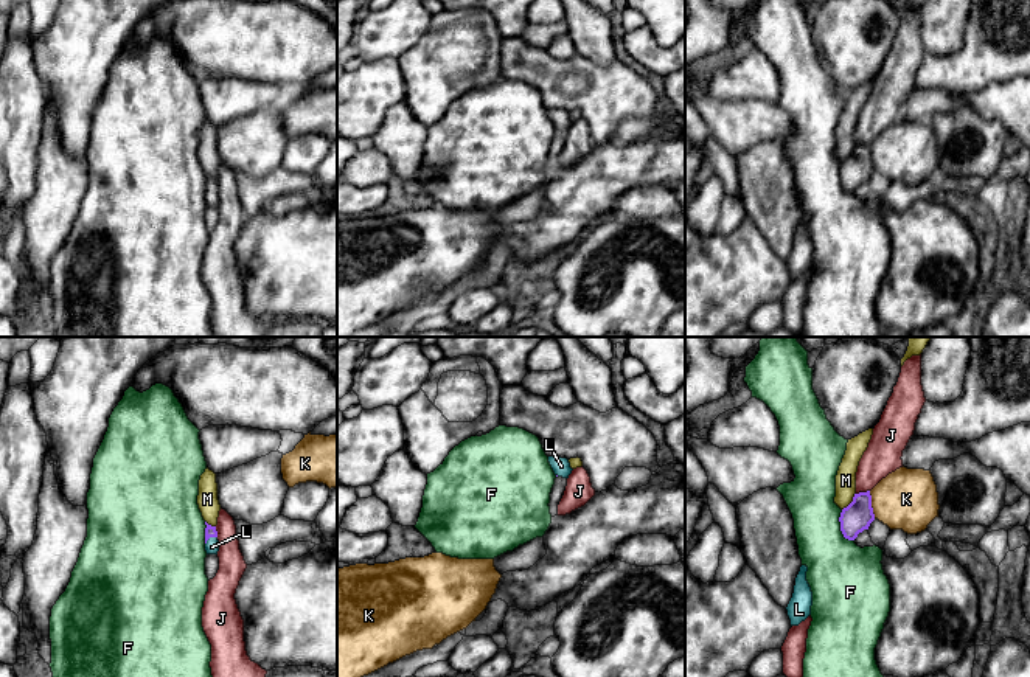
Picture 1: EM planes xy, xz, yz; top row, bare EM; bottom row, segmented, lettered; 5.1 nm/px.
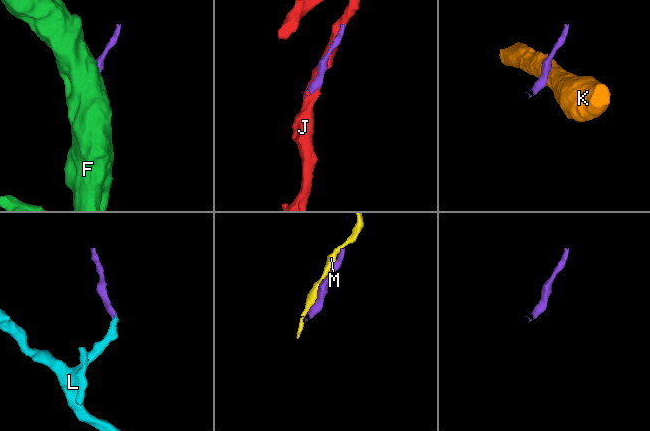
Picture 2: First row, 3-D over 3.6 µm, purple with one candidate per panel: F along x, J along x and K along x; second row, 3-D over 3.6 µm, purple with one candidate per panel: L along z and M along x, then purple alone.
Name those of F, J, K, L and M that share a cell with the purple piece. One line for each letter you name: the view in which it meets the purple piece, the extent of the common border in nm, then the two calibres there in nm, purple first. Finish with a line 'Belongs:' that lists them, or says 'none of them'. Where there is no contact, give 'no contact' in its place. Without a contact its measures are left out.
L: meets purple in xy; contact 80 nm long; 60 nm thick on the purple side, 80 nm on the other
Belongs: L

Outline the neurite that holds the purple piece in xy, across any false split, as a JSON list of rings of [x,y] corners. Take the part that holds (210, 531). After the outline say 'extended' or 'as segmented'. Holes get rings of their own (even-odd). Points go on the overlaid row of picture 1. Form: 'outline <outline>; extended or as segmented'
outline [[[205,522],[205,551],[207,554],[217,554],[219,551],[219,540],[217,540],[217,531],[216,526],[211,526]]]; extended

